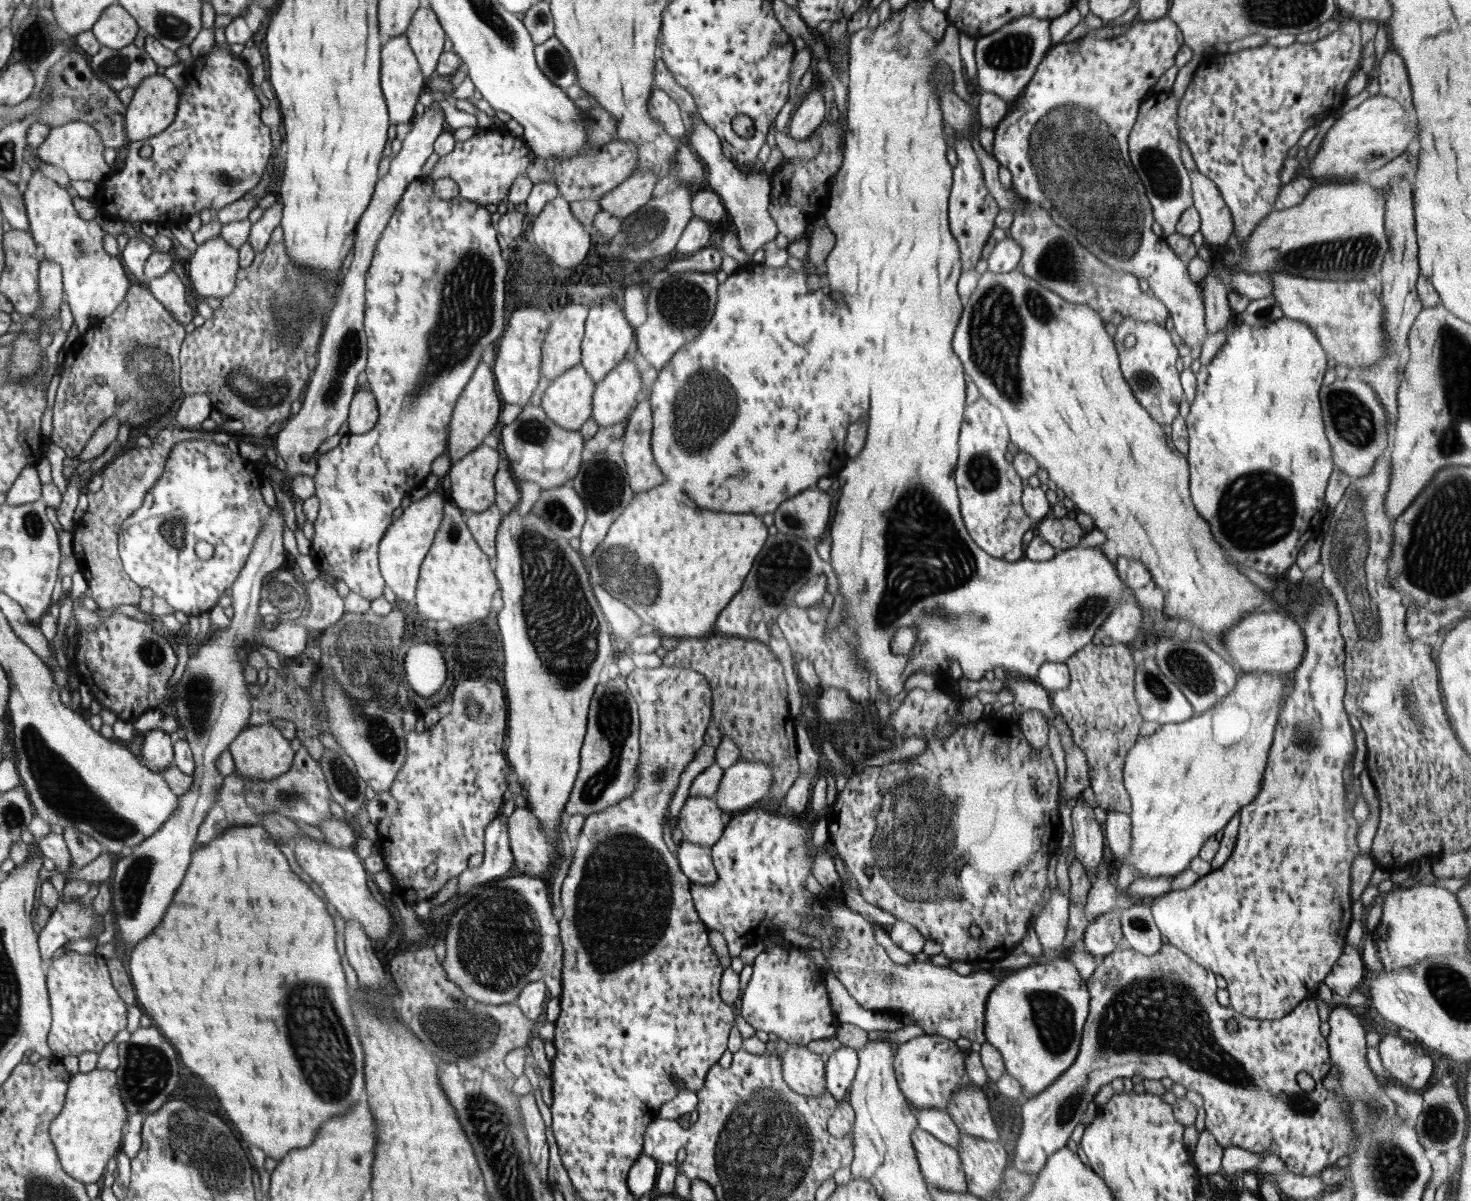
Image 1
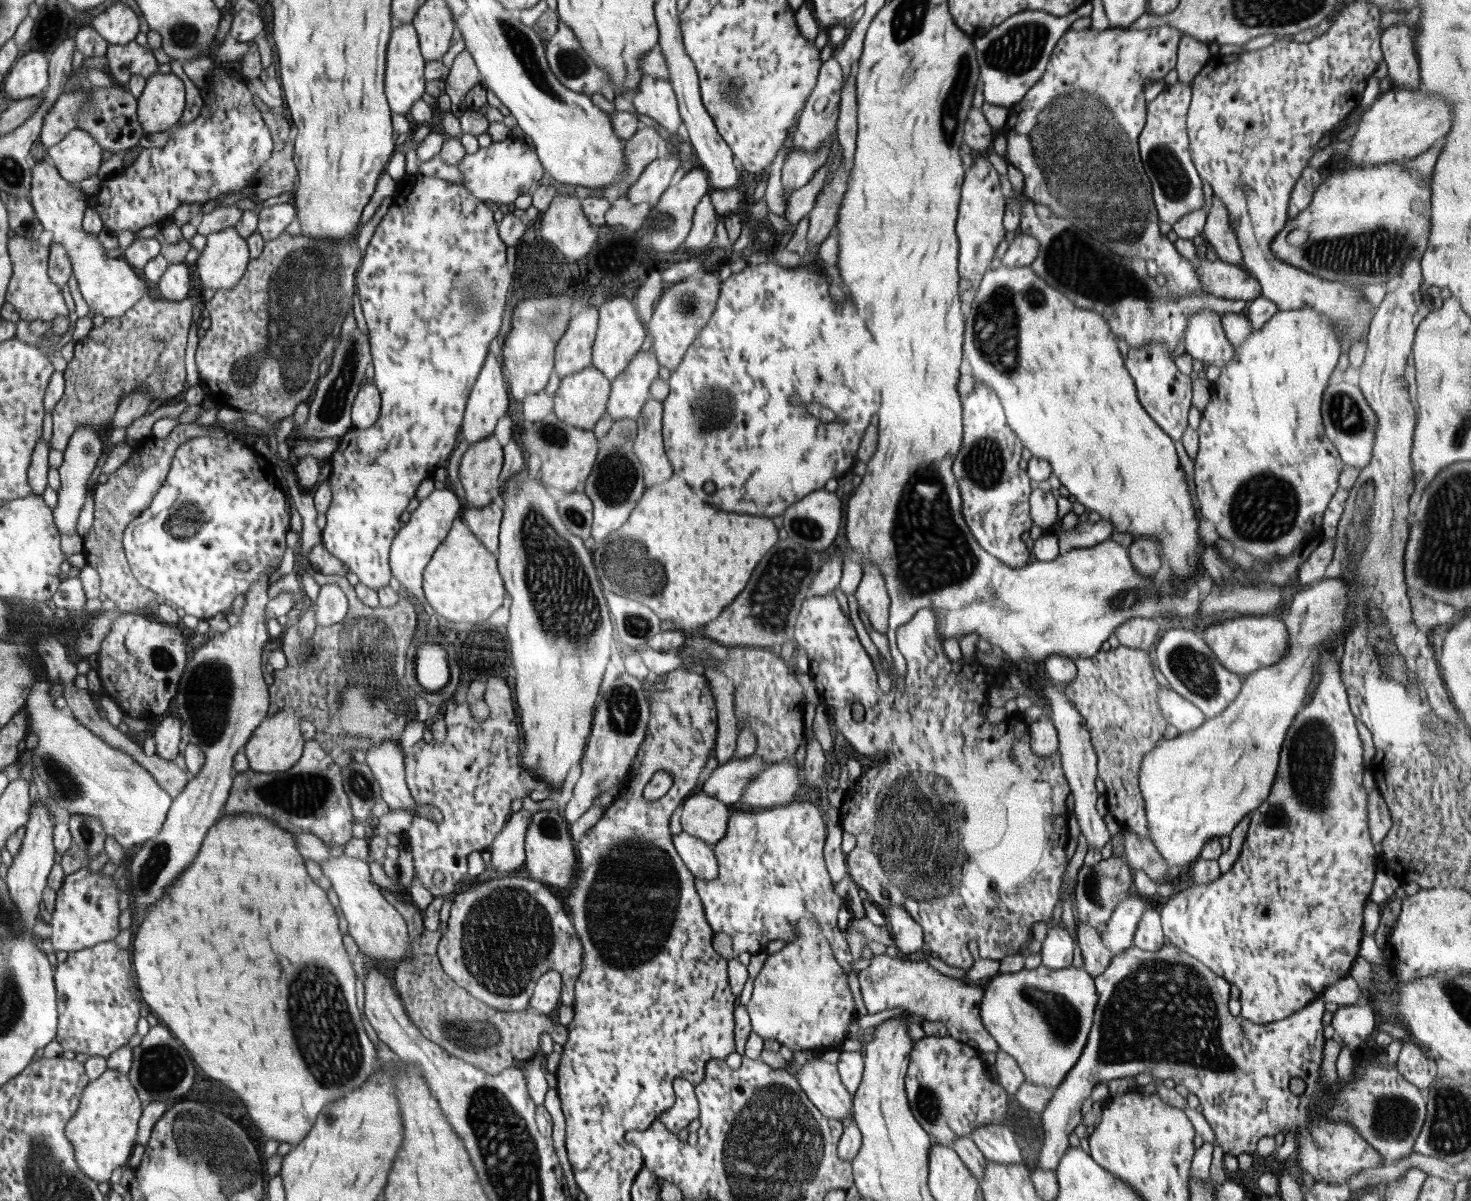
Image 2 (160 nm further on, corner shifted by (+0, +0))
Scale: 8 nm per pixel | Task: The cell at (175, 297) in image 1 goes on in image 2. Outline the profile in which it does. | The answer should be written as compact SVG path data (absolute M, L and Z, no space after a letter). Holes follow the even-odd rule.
M186 262L169 264L157 283L162 299L172 302L184 300L190 292L190 272Z

